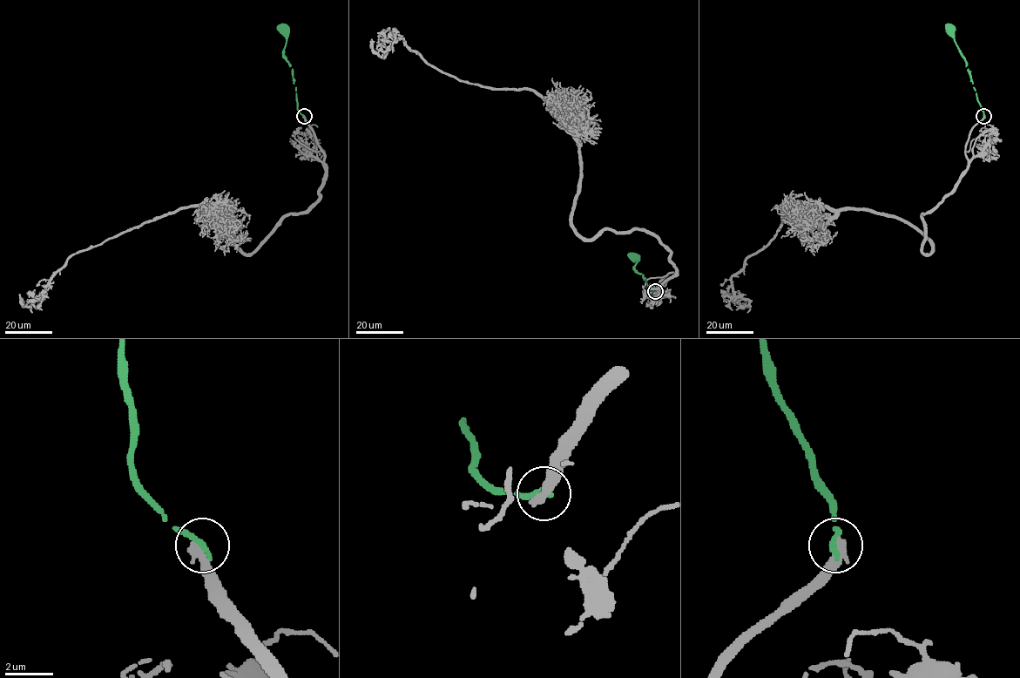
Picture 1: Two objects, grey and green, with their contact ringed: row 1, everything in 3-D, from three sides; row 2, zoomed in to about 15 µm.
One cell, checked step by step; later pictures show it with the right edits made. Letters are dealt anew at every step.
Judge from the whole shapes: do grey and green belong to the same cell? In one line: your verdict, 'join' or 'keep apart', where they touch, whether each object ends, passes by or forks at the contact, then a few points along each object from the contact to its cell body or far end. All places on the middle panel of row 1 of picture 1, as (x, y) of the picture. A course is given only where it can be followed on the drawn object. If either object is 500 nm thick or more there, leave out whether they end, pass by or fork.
keep apart; at (655, 291); grey ends there; green ends there; grey runs (654, 291), (676, 274), (656, 237), (576, 230), (578, 140), (541, 98), (442, 72), (401, 38), (369, 45); green runs (655, 291), (648, 288), (643, 275), (634, 268), (637, 255), (634, 257)

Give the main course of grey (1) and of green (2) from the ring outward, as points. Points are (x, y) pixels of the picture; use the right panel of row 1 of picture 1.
1: (983, 116), (960, 181), (922, 214), (928, 254), (895, 218), (790, 206), (732, 278), (749, 304), (738, 294)
2: (983, 116), (966, 60), (949, 29)

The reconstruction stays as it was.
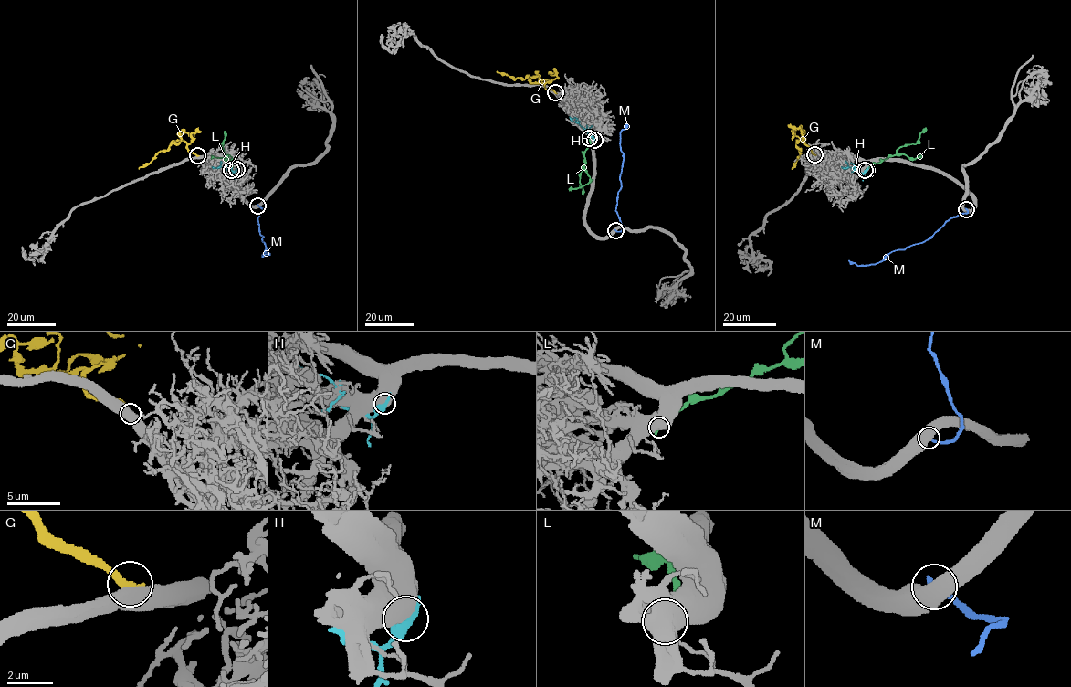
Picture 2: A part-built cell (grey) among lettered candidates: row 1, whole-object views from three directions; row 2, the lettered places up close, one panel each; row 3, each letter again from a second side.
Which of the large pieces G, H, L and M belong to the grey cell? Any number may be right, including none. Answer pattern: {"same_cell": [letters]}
{"same_cell": []}

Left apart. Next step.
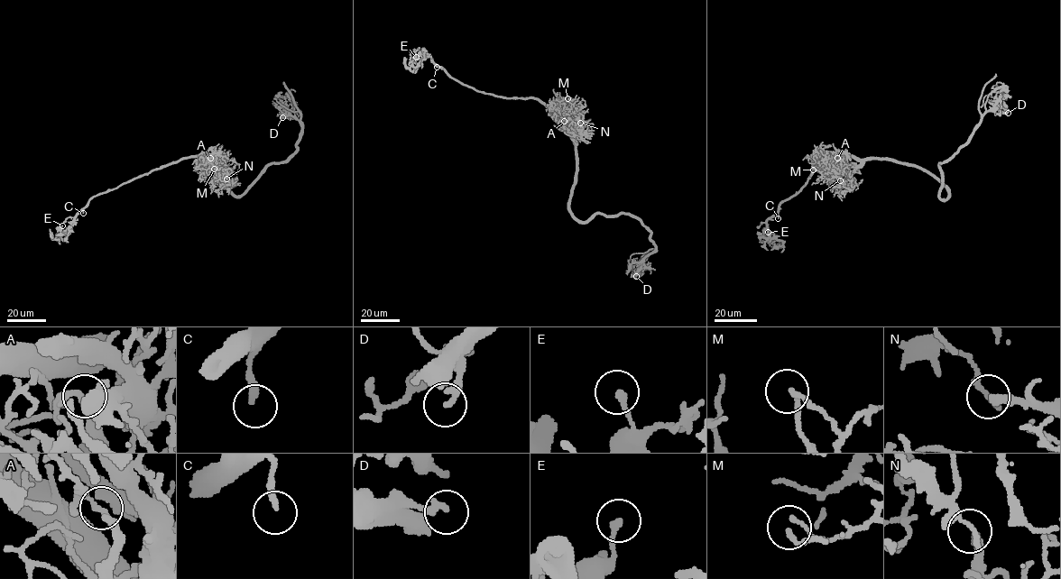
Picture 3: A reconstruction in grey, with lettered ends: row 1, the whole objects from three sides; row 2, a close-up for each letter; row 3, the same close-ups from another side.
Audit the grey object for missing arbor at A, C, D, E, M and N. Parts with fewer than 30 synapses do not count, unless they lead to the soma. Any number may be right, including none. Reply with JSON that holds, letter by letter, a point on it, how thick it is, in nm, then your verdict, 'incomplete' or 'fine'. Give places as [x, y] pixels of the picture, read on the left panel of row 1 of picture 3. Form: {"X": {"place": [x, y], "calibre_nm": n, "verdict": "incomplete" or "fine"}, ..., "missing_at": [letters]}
{"A": {"place": [210, 158], "calibre_nm": 200, "verdict": "fine"}, "C": {"place": [83, 213], "calibre_nm": 240, "verdict": "fine"}, "D": {"place": [282, 117], "calibre_nm": 180, "verdict": "fine"}, "E": {"place": [62, 225], "calibre_nm": 200, "verdict": "fine"}, "M": {"place": [214, 169], "calibre_nm": 120, "verdict": "fine"}, "N": {"place": [226, 179], "calibre_nm": 280, "verdict": "incomplete"}, "missing_at": ["N"]}

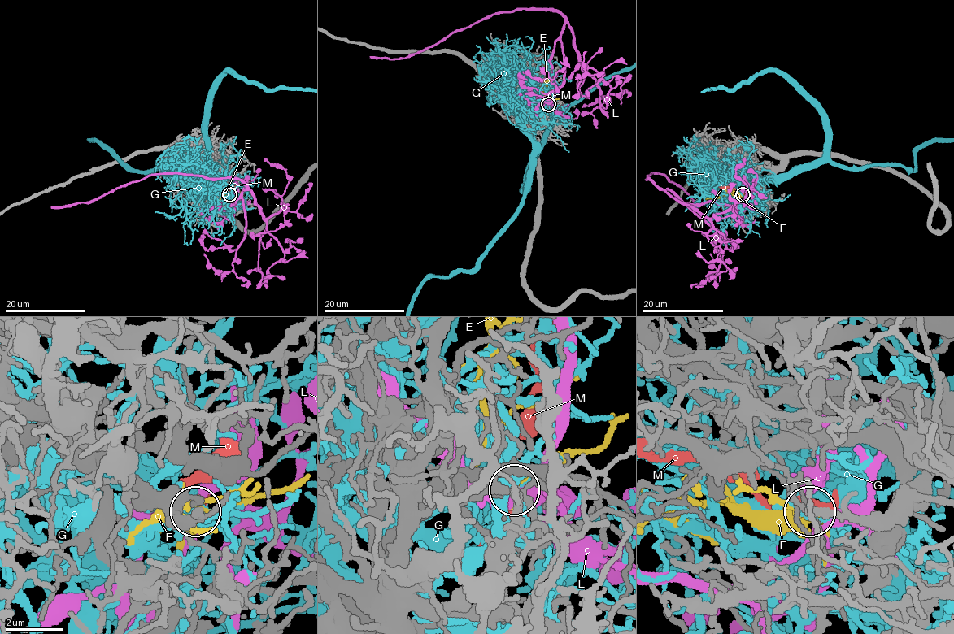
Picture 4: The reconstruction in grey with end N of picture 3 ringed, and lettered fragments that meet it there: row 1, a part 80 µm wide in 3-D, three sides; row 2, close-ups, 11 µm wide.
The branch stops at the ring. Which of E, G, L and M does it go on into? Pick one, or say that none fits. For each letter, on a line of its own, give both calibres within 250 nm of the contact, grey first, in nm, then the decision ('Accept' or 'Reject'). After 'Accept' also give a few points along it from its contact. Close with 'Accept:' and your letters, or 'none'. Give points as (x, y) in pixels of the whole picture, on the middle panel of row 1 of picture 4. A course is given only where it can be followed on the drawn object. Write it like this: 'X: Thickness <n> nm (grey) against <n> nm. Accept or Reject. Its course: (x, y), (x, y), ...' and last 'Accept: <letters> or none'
E: Thickness 320 nm (grey) against 320 nm. Accept
G: Thickness 280 nm (grey) against 220 nm. Reject
L: Thickness 320 nm (grey) against 200 nm. Reject
M: Thickness 260 nm (grey) against 300 nm. Reject
Accept: E

